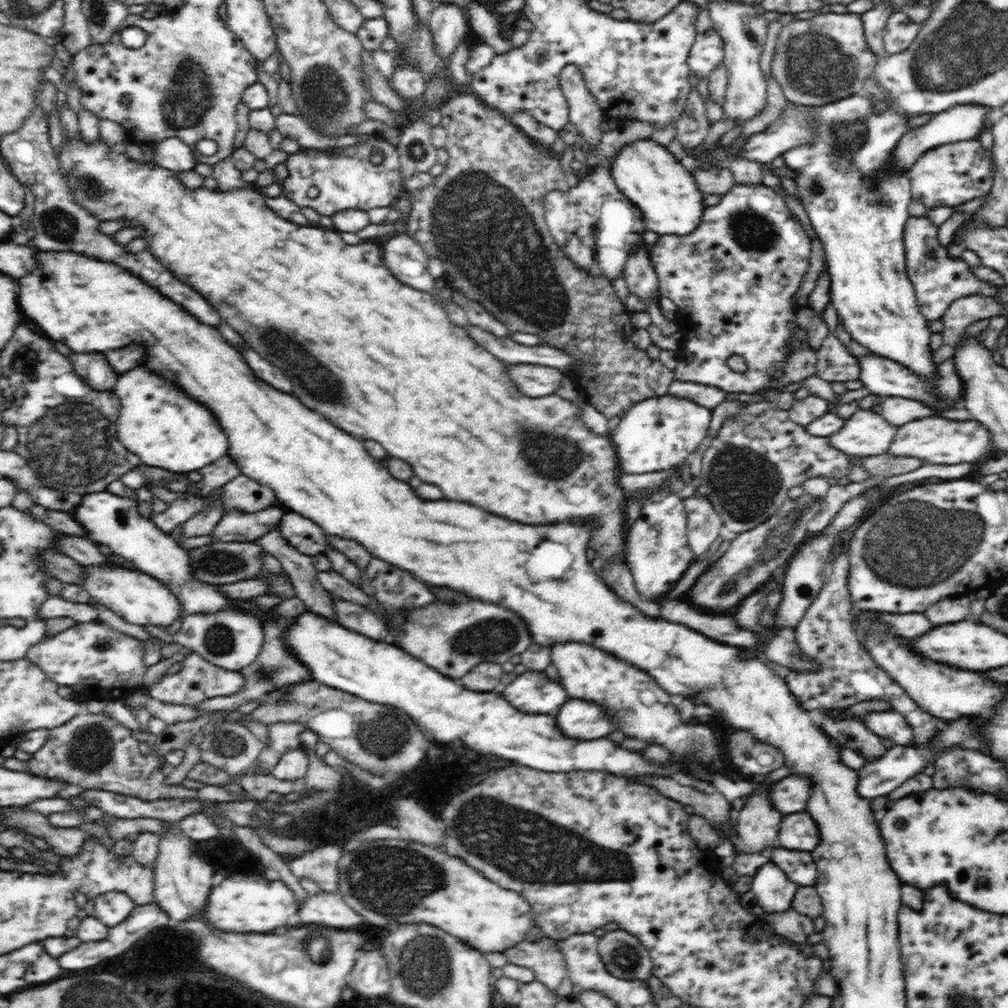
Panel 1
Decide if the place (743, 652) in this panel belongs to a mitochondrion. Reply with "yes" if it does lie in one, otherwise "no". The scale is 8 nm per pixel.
no

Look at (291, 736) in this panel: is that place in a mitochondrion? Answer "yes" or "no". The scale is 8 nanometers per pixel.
no

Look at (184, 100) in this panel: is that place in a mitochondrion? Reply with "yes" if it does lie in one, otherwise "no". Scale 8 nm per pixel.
yes

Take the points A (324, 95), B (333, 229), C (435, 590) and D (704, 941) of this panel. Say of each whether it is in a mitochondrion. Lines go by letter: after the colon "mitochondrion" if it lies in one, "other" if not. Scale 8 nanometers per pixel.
A: mitochondrion
B: other
C: other
D: other

